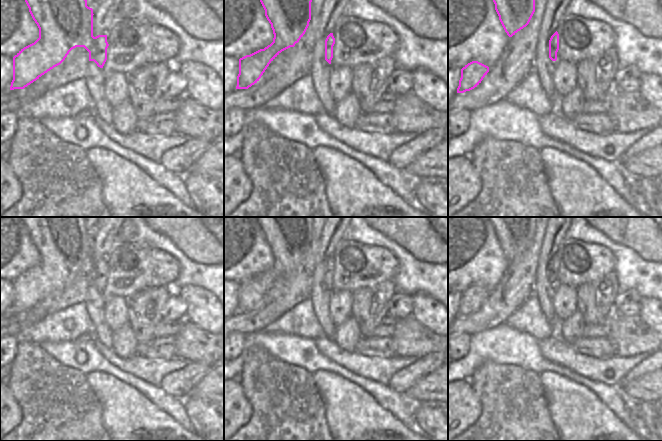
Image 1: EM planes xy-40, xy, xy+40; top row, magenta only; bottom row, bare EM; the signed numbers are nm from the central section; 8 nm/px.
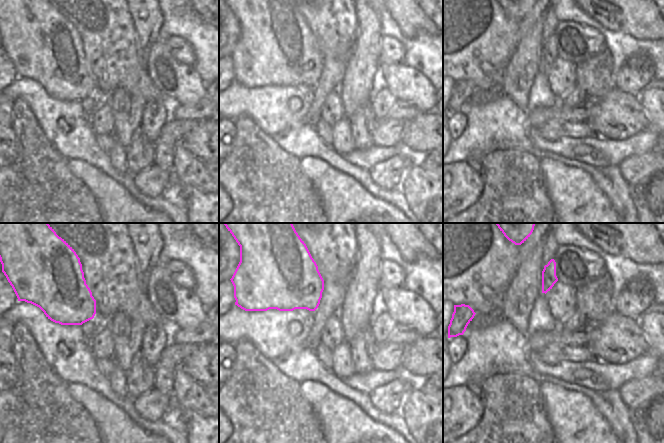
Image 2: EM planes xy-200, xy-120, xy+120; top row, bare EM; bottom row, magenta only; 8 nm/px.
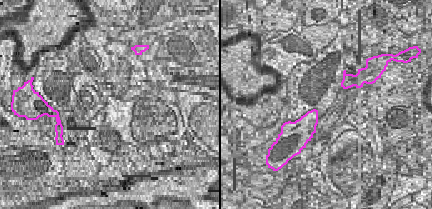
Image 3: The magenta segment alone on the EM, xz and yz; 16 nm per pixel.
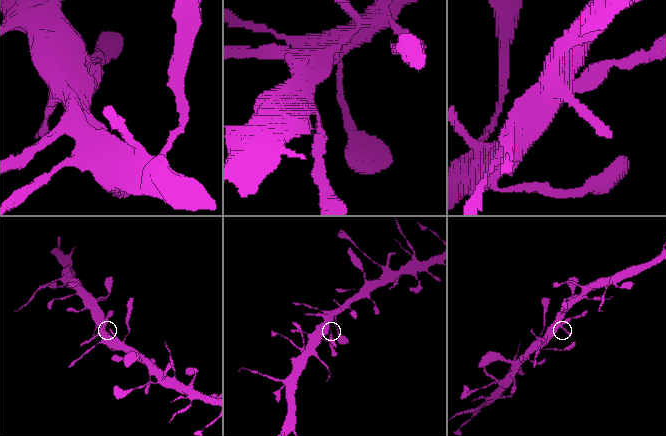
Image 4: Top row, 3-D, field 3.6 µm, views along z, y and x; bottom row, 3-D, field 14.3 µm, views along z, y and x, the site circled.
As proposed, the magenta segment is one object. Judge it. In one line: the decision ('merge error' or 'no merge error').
no merge error

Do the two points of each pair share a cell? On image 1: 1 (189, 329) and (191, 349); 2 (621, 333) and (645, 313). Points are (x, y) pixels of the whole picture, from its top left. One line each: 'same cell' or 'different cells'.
1: same cell
2: different cells

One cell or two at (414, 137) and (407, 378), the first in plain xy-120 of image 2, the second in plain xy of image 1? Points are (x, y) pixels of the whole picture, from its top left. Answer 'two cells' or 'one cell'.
two cells

